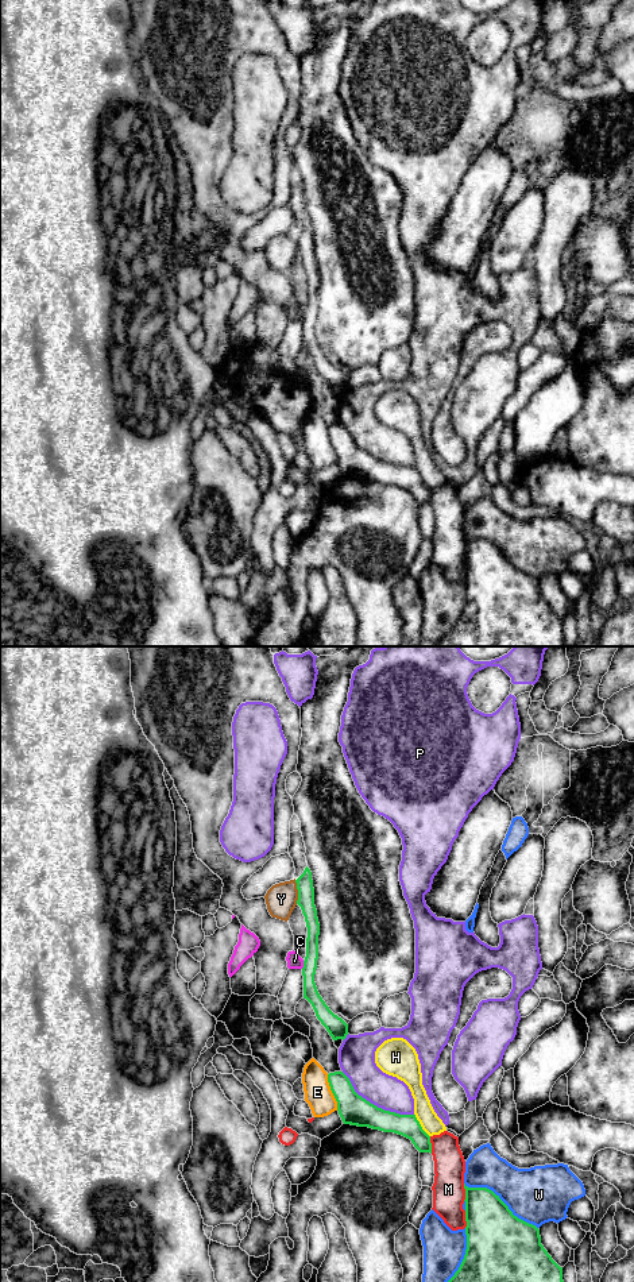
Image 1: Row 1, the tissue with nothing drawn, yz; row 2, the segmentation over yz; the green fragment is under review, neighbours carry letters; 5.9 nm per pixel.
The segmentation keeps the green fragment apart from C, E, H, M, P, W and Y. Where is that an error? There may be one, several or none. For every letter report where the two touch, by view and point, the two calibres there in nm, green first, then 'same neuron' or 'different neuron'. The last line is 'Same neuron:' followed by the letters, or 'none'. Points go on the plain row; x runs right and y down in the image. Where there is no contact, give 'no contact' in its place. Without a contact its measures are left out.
C: yz (304, 317) | 90/90 nm | different neuron
E: yz (332, 444) | 180/160 nm | different neuron
H: yz (420, 478) | 140/120 nm | different neuron
M: yz (430, 497) | 140/190 nm | different neuron
P: yz (375, 458) | 180/200 nm | different neuron
W: yz (502, 553) | 380/340 nm | different neuron
Y: yz (298, 244) | 100/190 nm | different neuron
Same neuron: none

